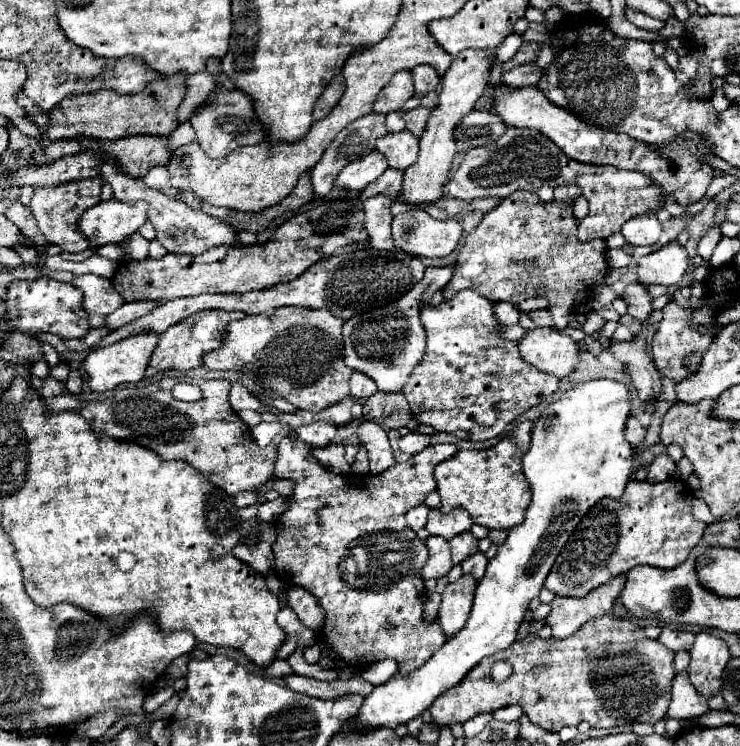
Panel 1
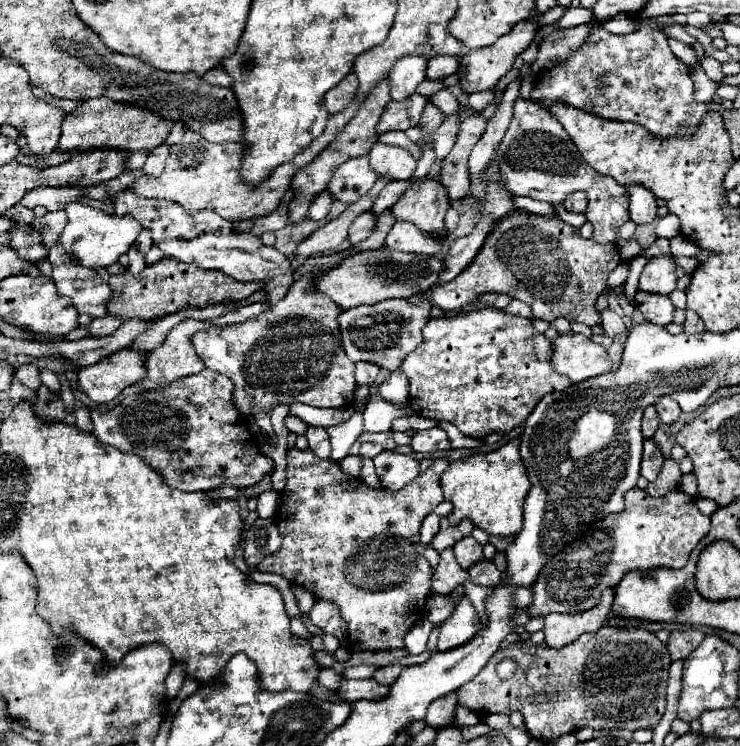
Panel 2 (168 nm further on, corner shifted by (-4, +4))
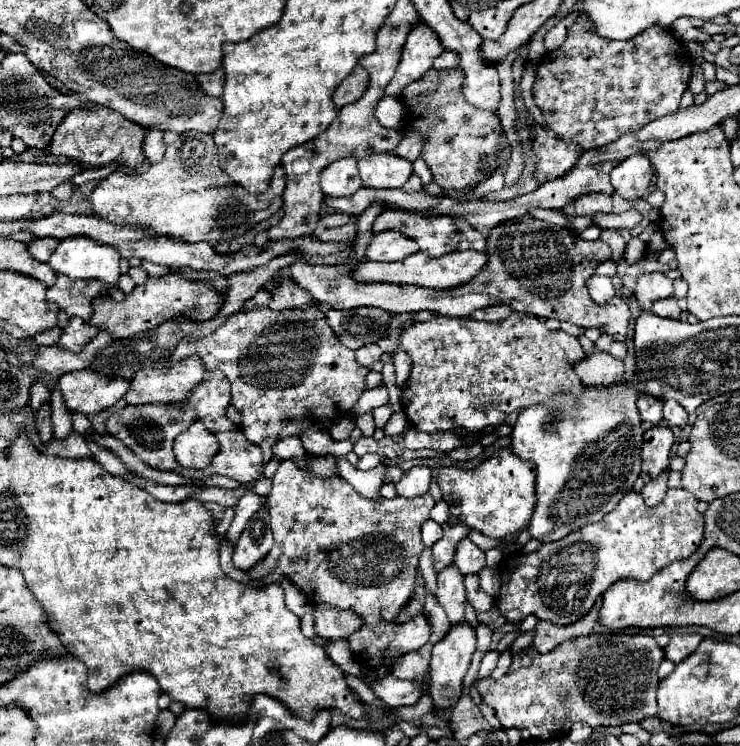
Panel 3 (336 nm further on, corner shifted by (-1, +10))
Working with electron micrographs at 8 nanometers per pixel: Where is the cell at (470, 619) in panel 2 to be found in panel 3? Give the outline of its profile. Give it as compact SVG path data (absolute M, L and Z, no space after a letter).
M463 624L463 628L451 628L447 636L435 644L429 676L427 676L427 692L433 698L433 708L453 708L457 700L463 696L463 676L469 668L471 656L475 652L475 630L469 624Z

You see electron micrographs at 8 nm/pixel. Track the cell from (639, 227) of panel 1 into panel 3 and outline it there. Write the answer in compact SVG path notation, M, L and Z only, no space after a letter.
M639 154L631 156L631 160L623 160L623 164L611 172L611 184L625 200L637 200L647 194L653 176L655 168L651 166L651 160L645 154Z

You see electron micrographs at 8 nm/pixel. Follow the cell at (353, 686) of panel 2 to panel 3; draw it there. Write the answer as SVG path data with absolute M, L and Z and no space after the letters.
M387 676L383 680L375 680L373 692L391 708L413 706L423 696L423 686L411 680L399 680L395 676Z

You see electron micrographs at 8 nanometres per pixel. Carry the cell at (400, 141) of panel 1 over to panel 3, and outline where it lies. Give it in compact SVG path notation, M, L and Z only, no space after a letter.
M371 154L359 160L359 176L367 188L401 188L413 174L413 166L399 156Z

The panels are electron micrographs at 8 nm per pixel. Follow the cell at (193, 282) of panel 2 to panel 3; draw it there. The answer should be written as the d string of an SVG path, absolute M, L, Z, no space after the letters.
M171 274L163 278L149 278L145 284L137 286L129 296L125 296L123 302L115 302L111 296L107 296L107 300L103 300L103 296L97 296L93 300L93 316L89 324L99 330L107 330L113 338L131 338L139 332L155 330L163 322L211 320L219 312L221 304L223 296L219 296L219 292L215 292L209 284L189 282L183 280L183 276Z

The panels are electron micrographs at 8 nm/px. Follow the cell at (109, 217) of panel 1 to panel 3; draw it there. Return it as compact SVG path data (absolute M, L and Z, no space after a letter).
M79 236L61 240L49 264L55 272L65 274L71 280L99 280L103 282L103 294L109 294L113 288L119 288L119 260L115 248Z

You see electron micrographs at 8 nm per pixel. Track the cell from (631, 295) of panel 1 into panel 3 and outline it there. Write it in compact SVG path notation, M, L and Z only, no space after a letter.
M667 298L667 300L655 302L651 312L659 314L663 318L671 318L671 320L679 320L679 316L681 316L681 308L677 306L677 298Z

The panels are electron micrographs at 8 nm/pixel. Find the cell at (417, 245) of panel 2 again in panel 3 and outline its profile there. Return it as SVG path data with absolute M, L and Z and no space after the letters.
M383 232L379 236L373 236L363 258L377 262L395 262L415 252L419 252L415 240L407 240L401 232Z

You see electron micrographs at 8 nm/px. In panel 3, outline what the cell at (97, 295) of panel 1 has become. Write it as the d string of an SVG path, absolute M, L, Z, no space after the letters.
M57 276L55 286L47 290L47 300L57 304L69 316L79 316L85 322L93 312L93 298L99 296L99 284L87 284L85 280L67 280L67 276Z

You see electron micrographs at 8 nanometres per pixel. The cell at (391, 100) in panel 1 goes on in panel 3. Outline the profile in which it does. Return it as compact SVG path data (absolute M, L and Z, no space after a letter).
M419 24L417 28L413 28L407 36L405 46L403 46L403 54L401 54L401 62L397 66L397 74L385 88L385 96L397 98L409 82L419 80L433 66L433 60L443 50L445 48L441 46L437 34L429 26Z

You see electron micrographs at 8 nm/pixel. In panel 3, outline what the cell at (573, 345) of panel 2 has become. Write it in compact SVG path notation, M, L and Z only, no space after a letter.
M595 350L591 356L575 364L575 372L587 388L609 388L627 382L623 360L617 360L601 350Z

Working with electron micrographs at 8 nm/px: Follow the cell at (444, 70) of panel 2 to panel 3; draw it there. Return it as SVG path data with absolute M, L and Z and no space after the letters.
M445 50L441 56L439 56L439 60L435 60L435 68L437 70L447 70L447 68L455 68L459 64L459 56L457 56L457 52L451 52L451 50Z

